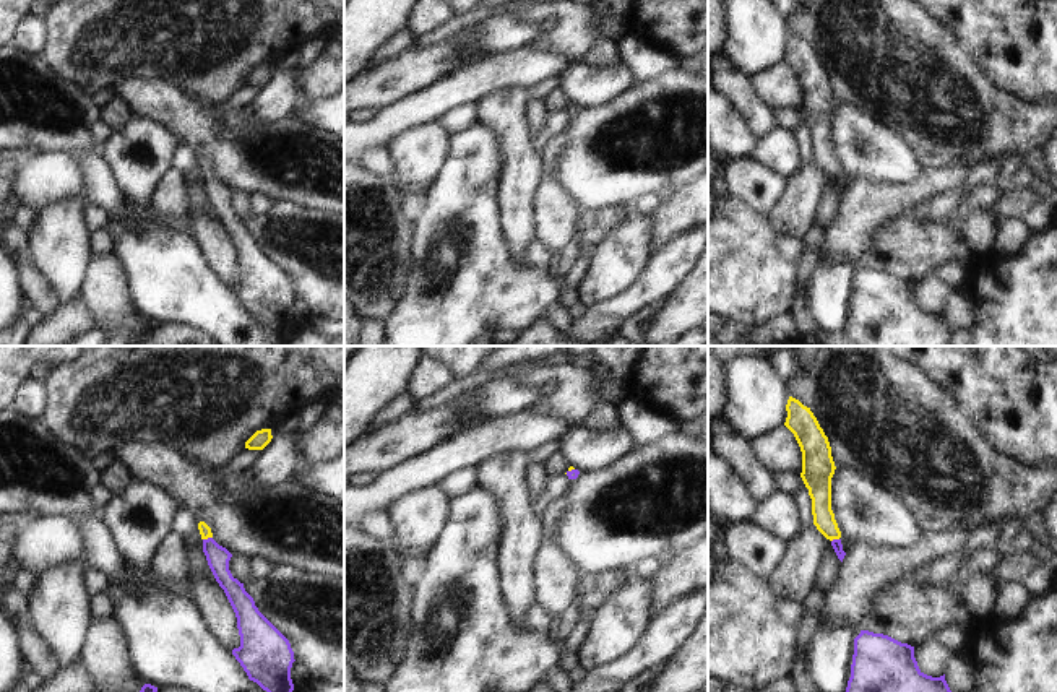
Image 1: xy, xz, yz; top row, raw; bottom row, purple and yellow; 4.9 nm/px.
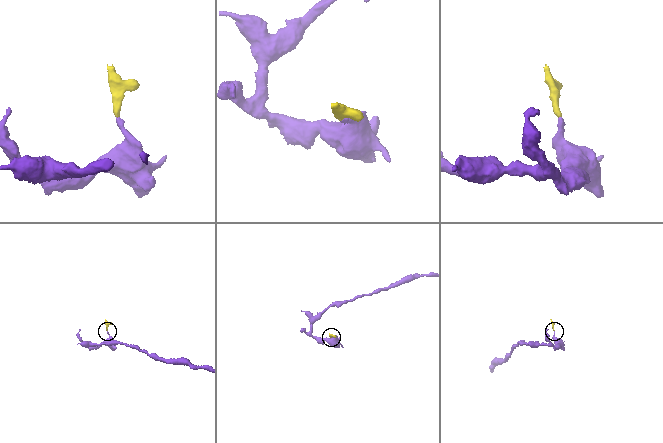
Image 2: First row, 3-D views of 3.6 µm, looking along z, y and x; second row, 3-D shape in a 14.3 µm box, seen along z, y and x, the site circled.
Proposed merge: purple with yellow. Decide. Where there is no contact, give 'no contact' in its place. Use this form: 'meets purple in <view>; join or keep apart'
meets purple in xy; join

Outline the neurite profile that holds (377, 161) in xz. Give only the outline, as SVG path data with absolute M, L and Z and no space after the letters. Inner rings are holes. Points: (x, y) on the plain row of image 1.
M378 146L362 151L356 162L377 177L388 177L390 174L390 156L386 148Z

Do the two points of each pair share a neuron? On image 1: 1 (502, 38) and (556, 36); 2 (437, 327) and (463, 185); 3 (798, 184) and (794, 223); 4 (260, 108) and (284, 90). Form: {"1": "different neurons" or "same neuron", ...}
{"1": "different neurons", "2": "same neuron", "3": "same neuron", "4": "same neuron"}

